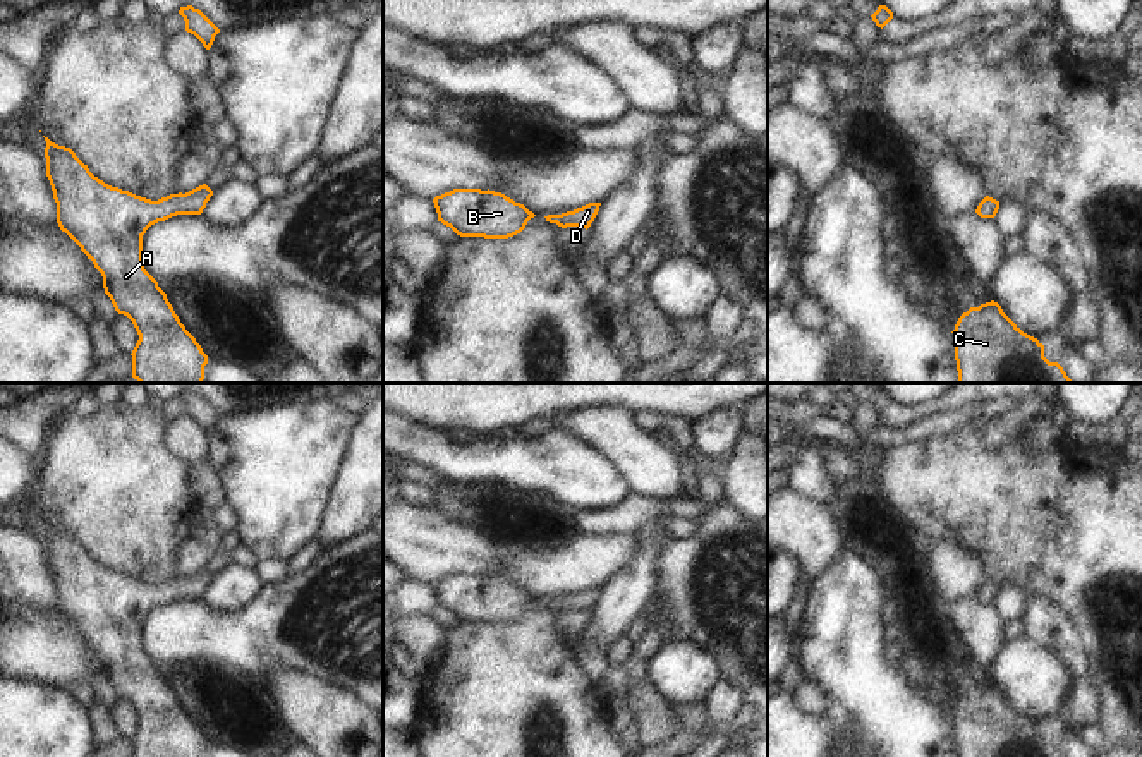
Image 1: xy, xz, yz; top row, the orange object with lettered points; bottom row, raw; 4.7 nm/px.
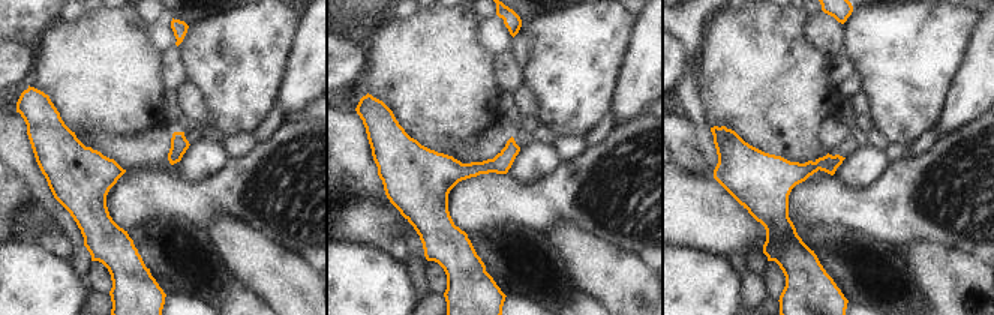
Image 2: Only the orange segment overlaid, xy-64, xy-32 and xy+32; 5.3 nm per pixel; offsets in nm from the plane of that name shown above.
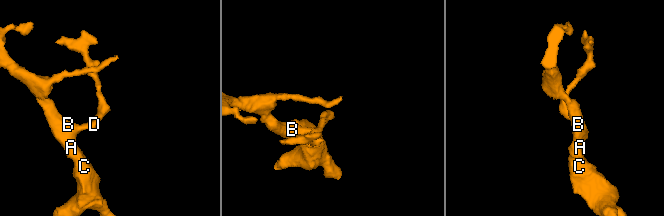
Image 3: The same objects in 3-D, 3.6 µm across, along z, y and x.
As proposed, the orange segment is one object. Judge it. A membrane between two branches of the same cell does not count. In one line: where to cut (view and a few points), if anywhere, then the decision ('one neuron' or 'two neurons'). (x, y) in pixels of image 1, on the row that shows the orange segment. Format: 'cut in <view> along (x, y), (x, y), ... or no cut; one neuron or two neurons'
no cut; one neuron

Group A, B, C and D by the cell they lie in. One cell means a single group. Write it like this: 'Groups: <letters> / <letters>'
Groups: A B C D

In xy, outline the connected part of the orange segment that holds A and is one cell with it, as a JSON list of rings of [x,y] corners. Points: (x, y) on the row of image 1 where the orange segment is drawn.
[[[48,137],[45,141],[46,177],[57,203],[57,223],[93,261],[115,311],[127,316],[139,335],[131,354],[132,378],[139,383],[203,383],[208,355],[180,323],[158,282],[144,269],[143,235],[151,225],[172,216],[201,215],[213,191],[203,184],[185,194],[151,201],[105,184],[70,148],[58,146]]]

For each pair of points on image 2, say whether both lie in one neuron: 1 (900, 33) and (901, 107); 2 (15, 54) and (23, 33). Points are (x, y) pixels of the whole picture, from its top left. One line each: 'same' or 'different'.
1: same
2: different

